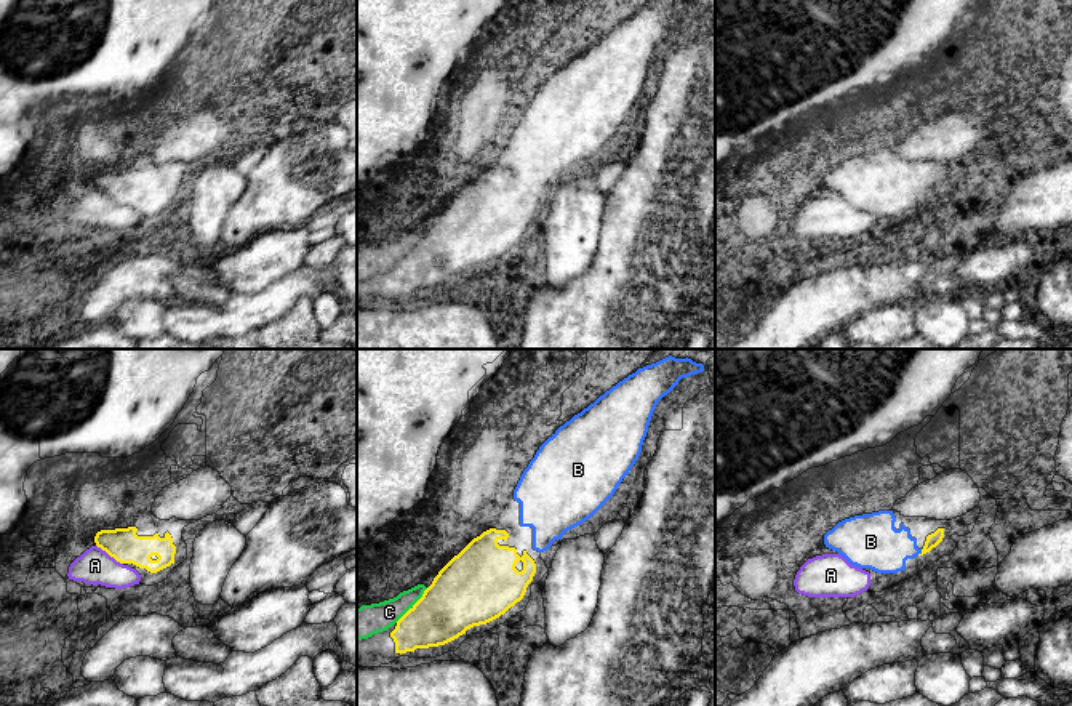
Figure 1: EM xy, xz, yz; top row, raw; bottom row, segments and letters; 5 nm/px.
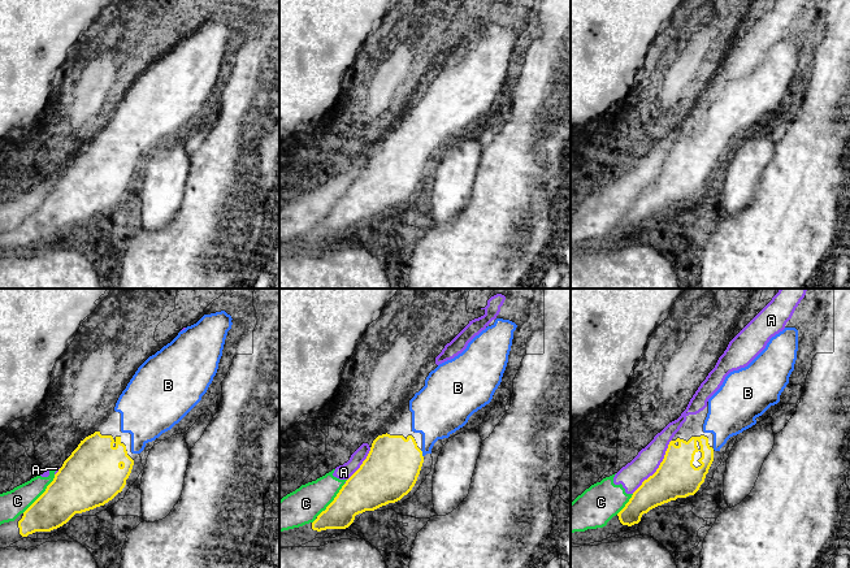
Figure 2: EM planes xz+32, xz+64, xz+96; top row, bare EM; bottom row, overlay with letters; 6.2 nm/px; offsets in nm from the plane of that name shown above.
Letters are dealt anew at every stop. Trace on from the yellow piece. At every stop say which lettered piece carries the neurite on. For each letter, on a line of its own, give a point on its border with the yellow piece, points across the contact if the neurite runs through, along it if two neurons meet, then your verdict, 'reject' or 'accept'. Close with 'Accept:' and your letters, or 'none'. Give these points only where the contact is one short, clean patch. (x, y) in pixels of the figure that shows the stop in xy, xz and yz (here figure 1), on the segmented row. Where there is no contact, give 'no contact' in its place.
A: xy (109, 554) | along xy (96, 545), (122, 564) | reject
B: yz (919, 554) | across yz (933, 540), (919, 554), (871, 541) | accept
C: xz (413, 605) | along xz (428, 588), (396, 621) | reject
Accept: B

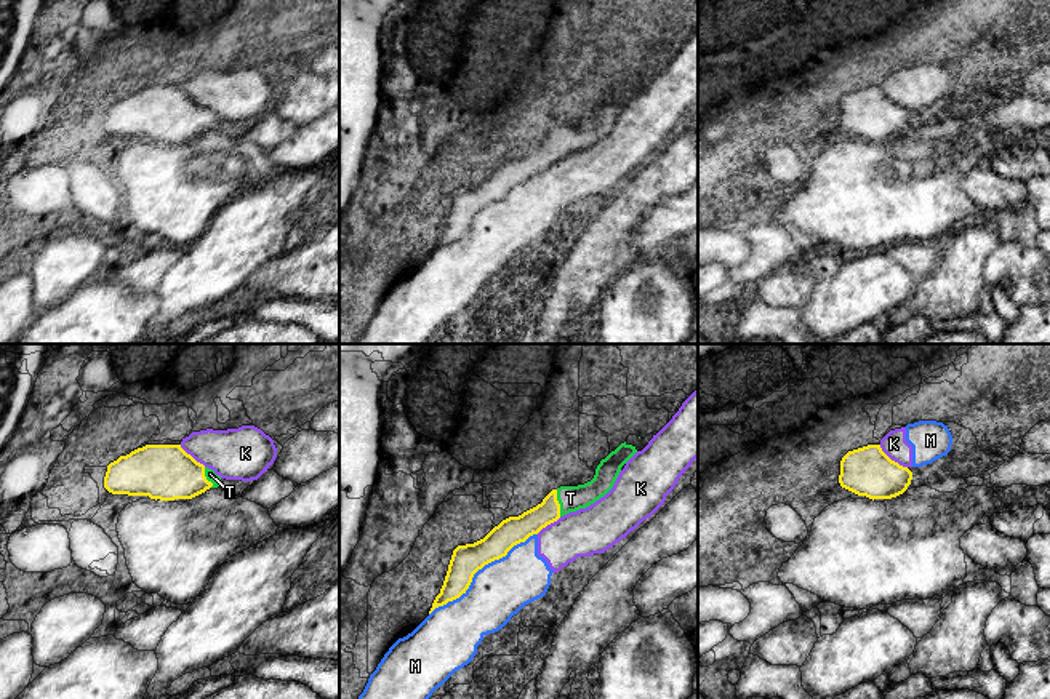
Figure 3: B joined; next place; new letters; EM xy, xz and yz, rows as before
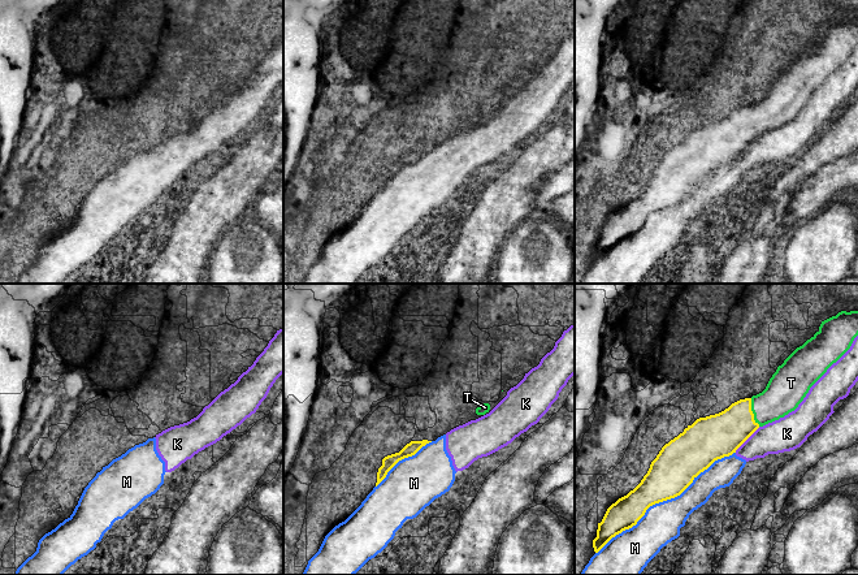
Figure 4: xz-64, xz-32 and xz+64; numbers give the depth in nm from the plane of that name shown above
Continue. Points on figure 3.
K: yz (890, 459) | along yz (879, 445), (892, 459), (906, 467) | reject
M: xz (479, 568) | reject
T: xz (557, 503) | across xz (516, 530), (548, 512), (557, 503), (570, 498) | accept
Accept: T

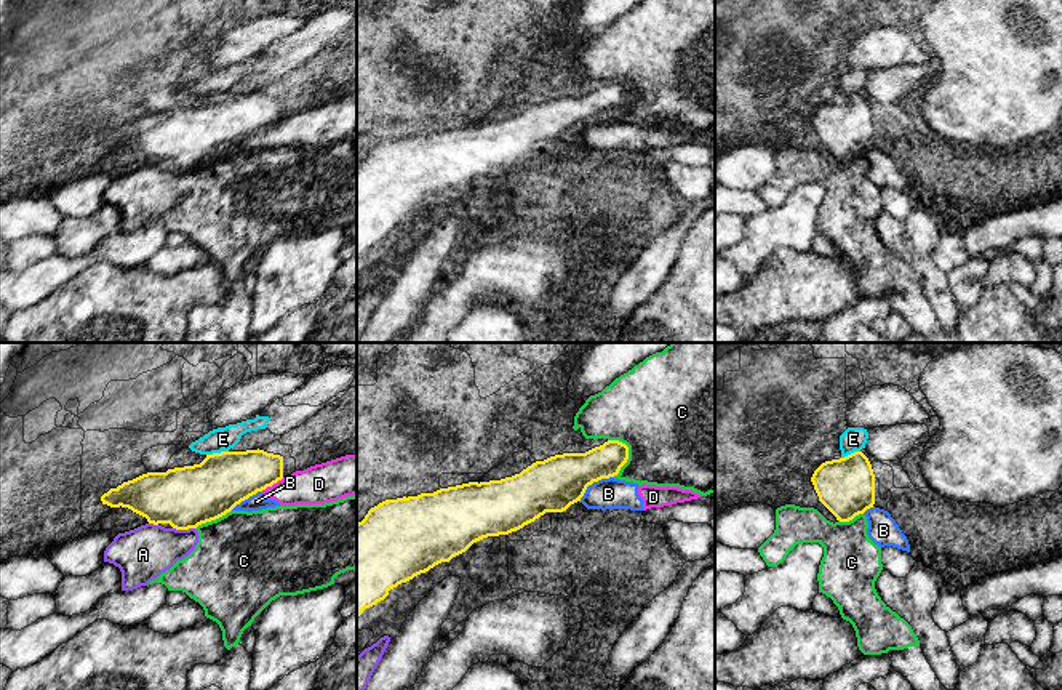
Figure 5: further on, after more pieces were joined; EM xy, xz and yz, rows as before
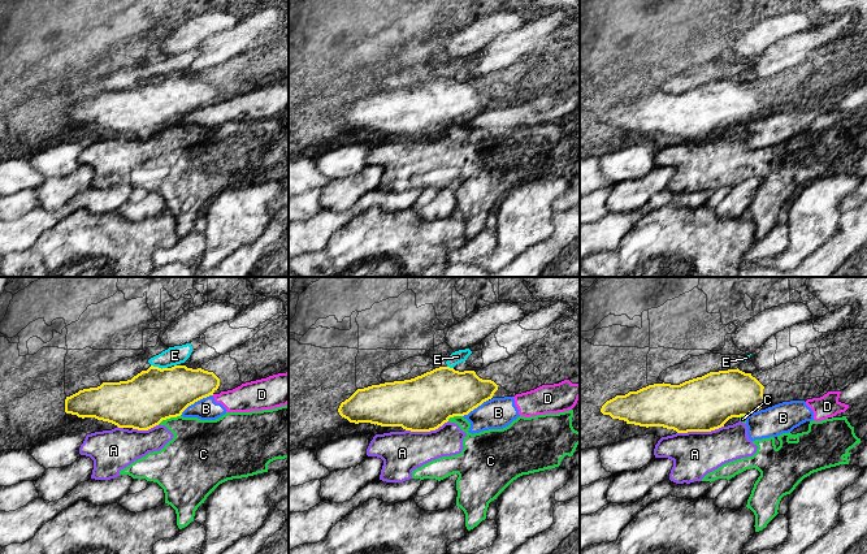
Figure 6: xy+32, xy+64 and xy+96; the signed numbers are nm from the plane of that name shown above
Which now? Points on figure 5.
A: xy (184, 529) | reject
B: xz (592, 482) | along xz (613, 476), (594, 481), (579, 501) | reject
C: xz (627, 453) | reject
D: xy (272, 484) | reject
E: xy (216, 453) | reject
Accept: none

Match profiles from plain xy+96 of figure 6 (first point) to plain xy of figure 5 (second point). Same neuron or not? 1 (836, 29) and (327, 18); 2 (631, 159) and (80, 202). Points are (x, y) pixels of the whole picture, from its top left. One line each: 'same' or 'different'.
1: same
2: same

